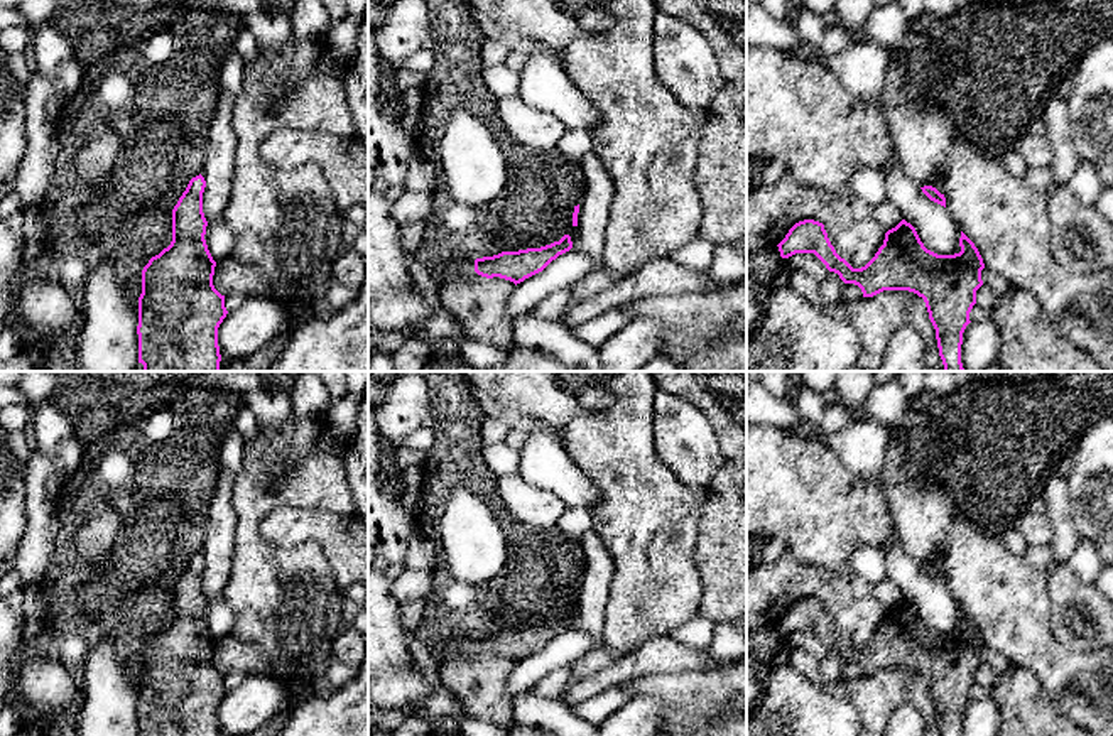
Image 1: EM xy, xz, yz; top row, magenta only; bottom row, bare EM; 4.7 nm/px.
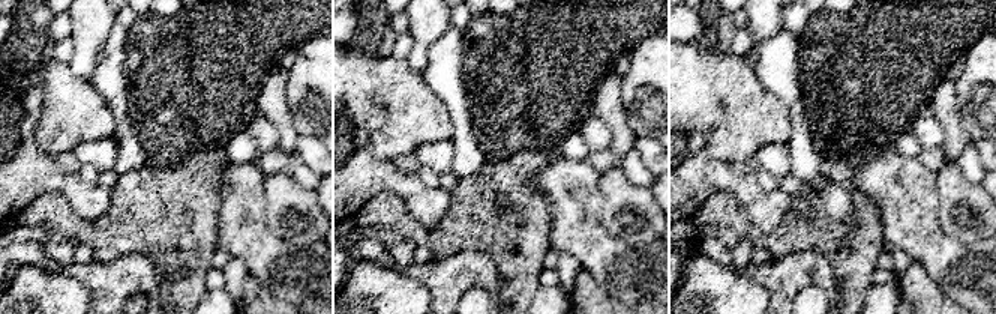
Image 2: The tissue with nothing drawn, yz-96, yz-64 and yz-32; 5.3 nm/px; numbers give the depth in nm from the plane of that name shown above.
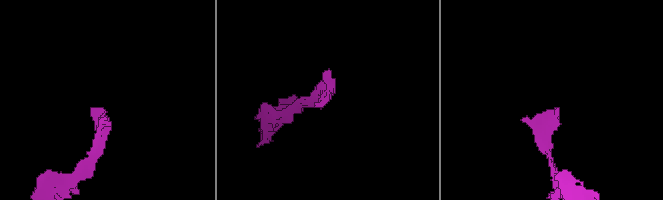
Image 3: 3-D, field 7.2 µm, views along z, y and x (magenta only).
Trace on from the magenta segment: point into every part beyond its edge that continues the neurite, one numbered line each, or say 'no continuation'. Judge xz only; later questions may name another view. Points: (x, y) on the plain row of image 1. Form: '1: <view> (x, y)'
1: xz (460, 647)

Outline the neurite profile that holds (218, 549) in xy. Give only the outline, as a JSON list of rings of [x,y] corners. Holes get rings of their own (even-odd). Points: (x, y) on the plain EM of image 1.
[[[220,476],[206,518],[203,555],[203,591],[206,599],[223,596],[233,571],[236,513],[233,508],[233,481]]]

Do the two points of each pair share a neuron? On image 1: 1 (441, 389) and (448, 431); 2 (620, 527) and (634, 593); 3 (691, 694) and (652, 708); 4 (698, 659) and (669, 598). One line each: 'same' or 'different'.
1: same
2: same
3: different
4: different

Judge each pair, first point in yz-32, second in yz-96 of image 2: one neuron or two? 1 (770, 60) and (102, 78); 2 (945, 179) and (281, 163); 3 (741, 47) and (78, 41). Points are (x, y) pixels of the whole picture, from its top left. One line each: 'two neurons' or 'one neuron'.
1: one neuron
2: two neurons
3: two neurons

